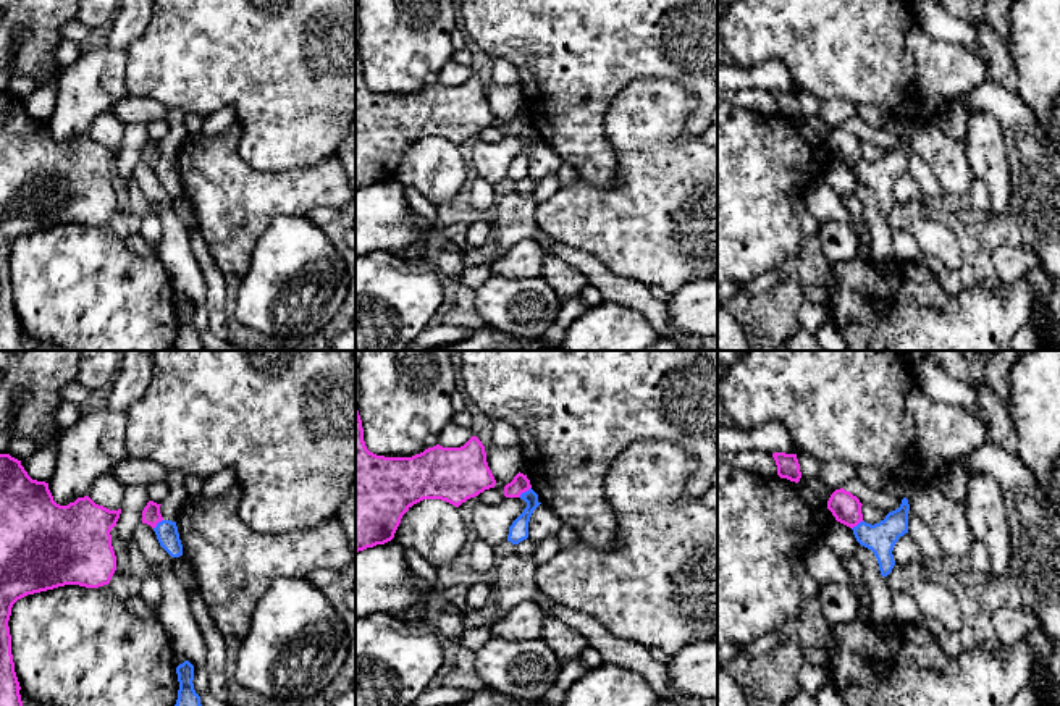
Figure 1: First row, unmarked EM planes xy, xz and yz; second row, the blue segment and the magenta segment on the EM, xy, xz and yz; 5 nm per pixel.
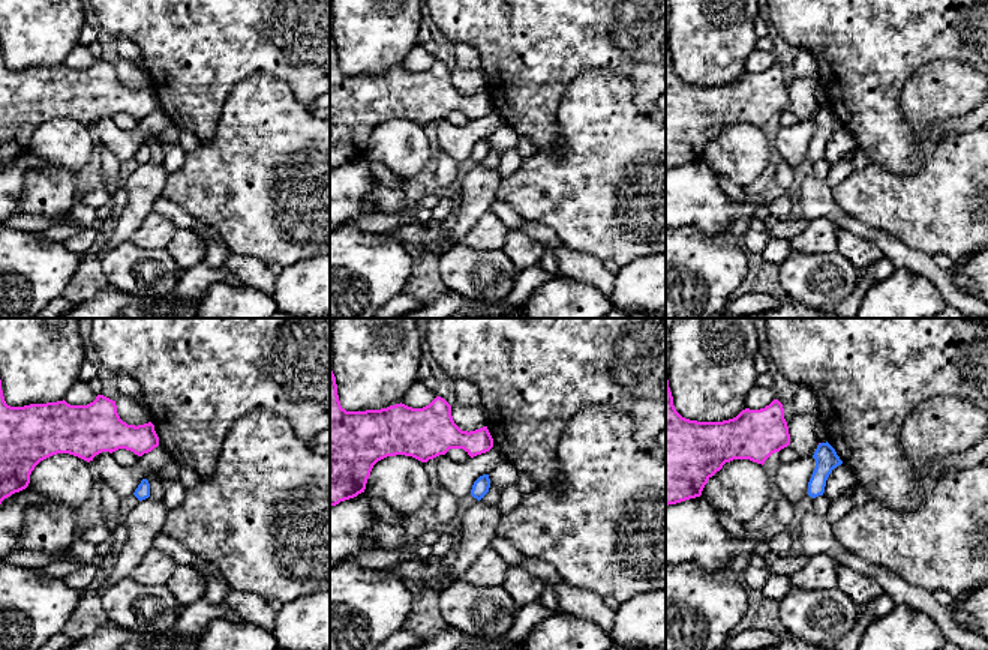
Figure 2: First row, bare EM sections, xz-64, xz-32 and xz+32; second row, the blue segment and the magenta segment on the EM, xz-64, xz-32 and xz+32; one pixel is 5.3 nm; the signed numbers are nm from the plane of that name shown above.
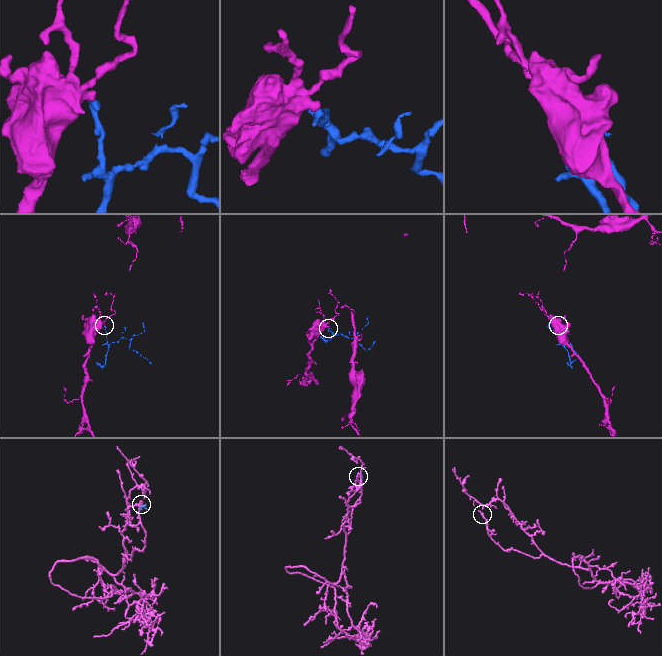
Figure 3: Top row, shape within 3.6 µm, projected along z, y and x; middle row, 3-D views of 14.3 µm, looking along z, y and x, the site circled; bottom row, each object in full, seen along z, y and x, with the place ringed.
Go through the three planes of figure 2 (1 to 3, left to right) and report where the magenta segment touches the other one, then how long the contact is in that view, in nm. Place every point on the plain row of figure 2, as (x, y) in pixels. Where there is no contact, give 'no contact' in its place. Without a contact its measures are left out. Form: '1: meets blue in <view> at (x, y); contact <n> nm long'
1: no contact
2: no contact
3: no contact

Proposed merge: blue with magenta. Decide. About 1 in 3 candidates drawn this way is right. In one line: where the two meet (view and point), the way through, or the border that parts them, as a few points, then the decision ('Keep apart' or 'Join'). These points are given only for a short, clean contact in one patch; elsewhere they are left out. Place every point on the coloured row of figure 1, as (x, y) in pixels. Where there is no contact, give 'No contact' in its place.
Touches blue at xz (525, 491). Boundary: xz (530, 487), (519, 496). Keep apart

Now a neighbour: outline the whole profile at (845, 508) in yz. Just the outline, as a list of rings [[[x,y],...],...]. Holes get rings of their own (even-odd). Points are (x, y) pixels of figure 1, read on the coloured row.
[[[843,488],[835,490],[827,501],[827,509],[835,520],[850,528],[863,522],[861,506],[860,499]]]

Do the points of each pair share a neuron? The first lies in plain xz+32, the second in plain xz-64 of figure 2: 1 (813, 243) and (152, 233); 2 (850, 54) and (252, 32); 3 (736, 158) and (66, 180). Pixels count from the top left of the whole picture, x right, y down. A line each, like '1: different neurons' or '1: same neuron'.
1: same neuron
2: same neuron
3: different neurons

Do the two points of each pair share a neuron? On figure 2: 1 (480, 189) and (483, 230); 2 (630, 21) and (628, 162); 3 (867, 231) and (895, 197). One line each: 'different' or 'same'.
1: different
2: different
3: different

